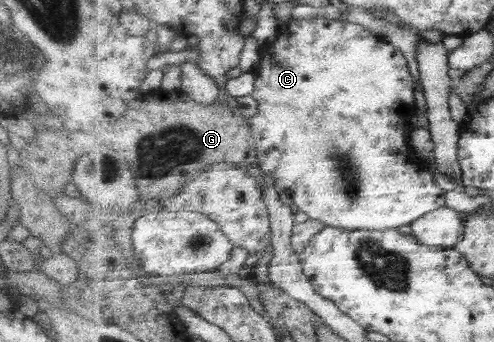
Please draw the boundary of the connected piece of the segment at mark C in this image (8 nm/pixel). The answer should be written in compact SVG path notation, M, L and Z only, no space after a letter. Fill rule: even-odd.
M316 18L313 20L292 20L284 26L280 37L272 45L265 45L264 61L257 75L257 87L253 97L261 106L261 111L251 119L251 128L257 140L259 165L263 172L274 176L281 188L290 189L297 203L296 208L311 219L322 221L327 226L350 231L388 231L398 230L404 225L412 226L422 217L438 212L438 209L449 205L448 192L438 186L434 171L424 166L422 169L404 167L412 161L414 147L408 145L408 131L412 131L410 121L419 114L421 100L416 95L416 81L410 73L406 55L383 36L378 36L367 27L347 20Z

